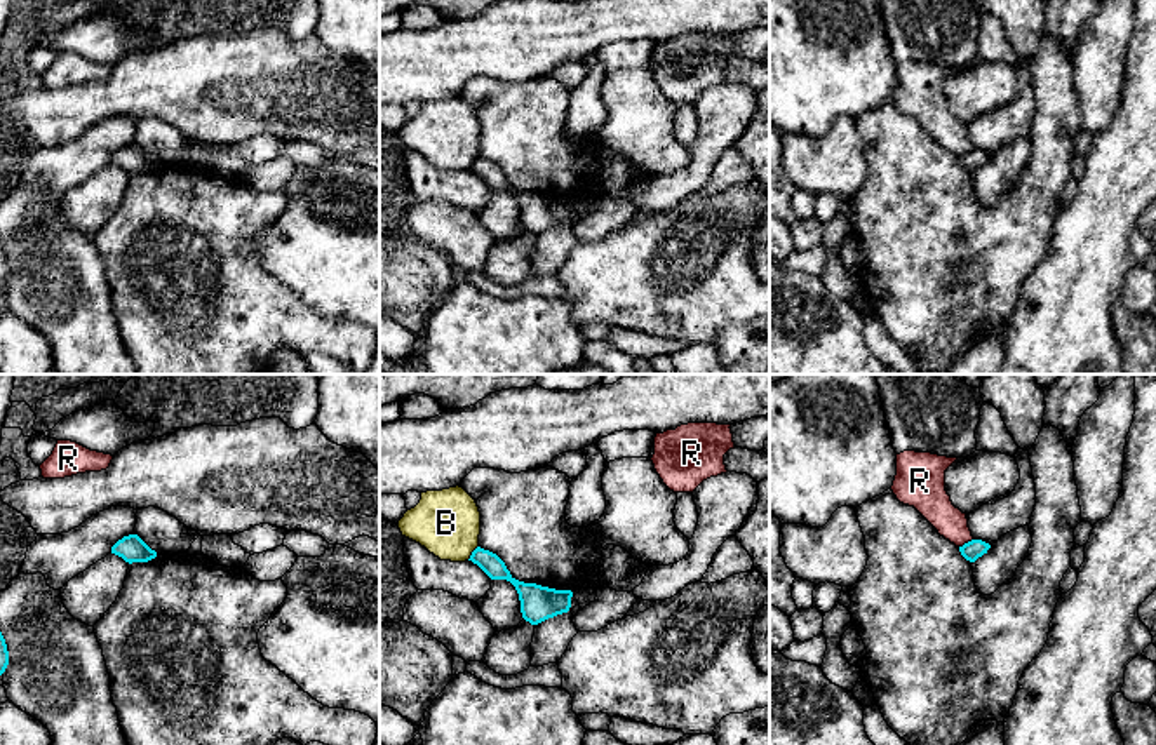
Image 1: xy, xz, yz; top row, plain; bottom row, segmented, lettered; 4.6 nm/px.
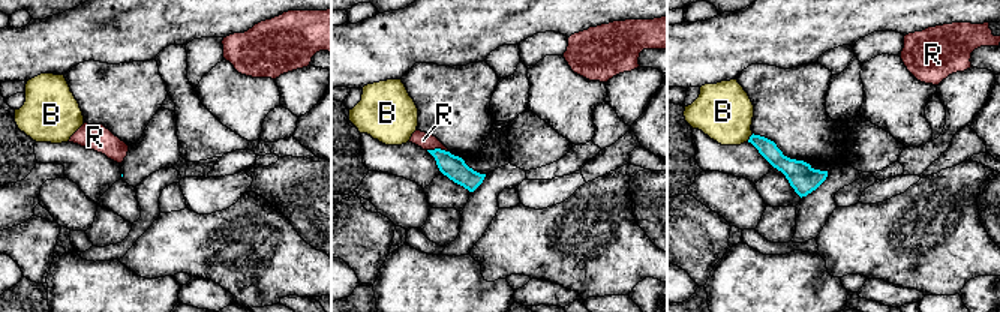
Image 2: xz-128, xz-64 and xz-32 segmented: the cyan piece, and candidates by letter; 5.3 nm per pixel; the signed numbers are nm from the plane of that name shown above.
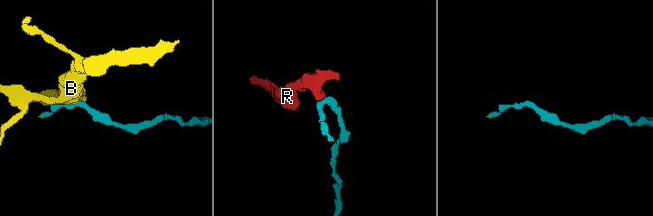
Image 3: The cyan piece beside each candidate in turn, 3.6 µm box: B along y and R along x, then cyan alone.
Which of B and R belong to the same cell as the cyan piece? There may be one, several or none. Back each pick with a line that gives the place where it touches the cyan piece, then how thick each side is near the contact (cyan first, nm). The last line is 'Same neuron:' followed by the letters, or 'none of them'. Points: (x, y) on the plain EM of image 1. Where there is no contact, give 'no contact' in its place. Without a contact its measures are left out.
Same neuron: none of them

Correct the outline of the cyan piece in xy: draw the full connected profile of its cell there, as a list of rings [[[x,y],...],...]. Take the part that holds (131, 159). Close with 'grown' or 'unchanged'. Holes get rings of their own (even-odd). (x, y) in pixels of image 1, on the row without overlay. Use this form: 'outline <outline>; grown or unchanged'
outline [[[129,144],[118,150],[111,157],[111,164],[122,167],[125,172],[148,172],[157,167],[157,162],[151,160],[138,144]]]; unchanged

